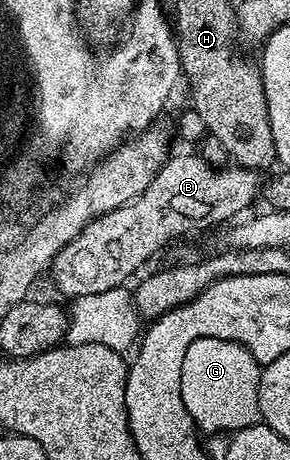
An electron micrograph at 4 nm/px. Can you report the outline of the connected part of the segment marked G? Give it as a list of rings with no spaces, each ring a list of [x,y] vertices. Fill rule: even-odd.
[[[198,338],[185,351],[181,363],[181,399],[196,428],[207,433],[234,433],[260,422],[260,373],[261,365],[241,344],[221,338]]]

